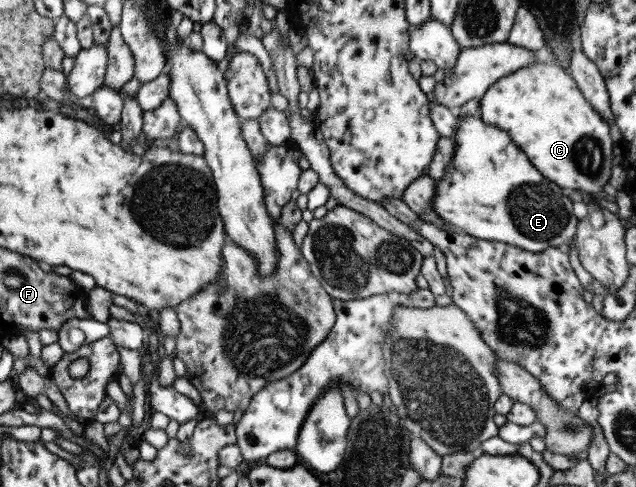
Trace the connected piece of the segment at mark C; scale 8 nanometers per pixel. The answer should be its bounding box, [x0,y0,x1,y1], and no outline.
[478,62,617,193]

